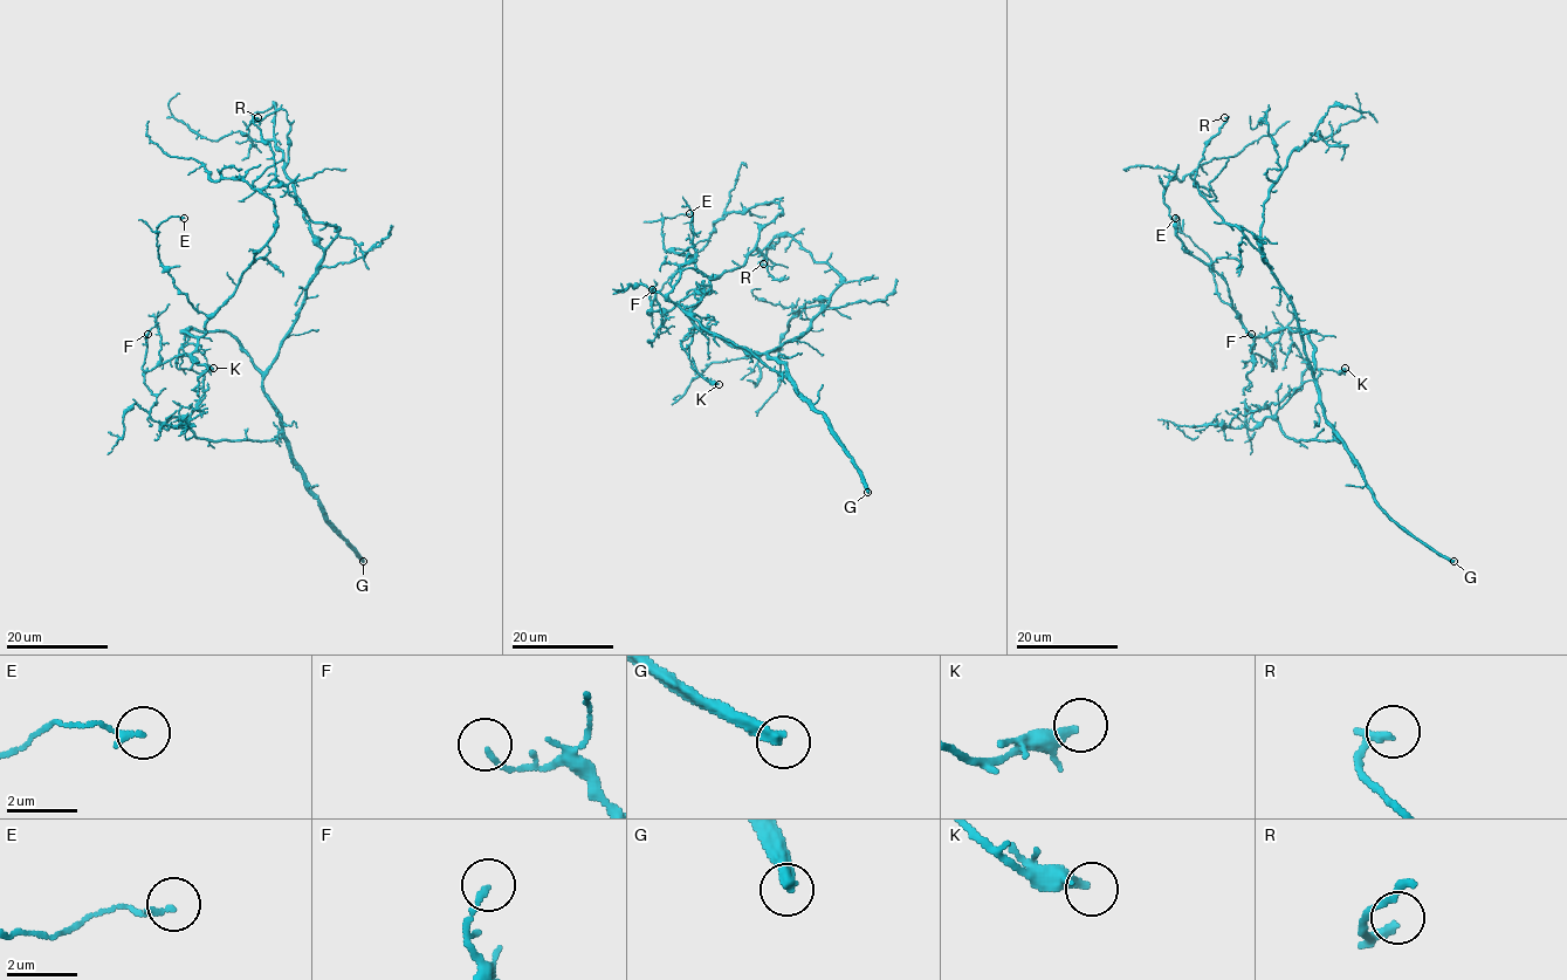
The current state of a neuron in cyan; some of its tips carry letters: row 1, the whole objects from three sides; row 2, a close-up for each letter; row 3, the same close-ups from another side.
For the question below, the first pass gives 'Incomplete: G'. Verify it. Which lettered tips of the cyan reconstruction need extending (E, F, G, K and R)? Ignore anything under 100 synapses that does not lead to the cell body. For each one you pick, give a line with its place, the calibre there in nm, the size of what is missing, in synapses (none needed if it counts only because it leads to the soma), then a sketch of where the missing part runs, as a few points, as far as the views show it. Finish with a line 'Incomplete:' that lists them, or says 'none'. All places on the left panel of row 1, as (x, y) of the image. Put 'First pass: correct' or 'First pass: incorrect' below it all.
G: (363, 561) | 360 nm | 500 syn | (363, 561), (400, 571), (433, 547), (447, 520), (435, 434), (437, 341), (396, 227), (390, 108)
Incomplete: G
First pass: correct

